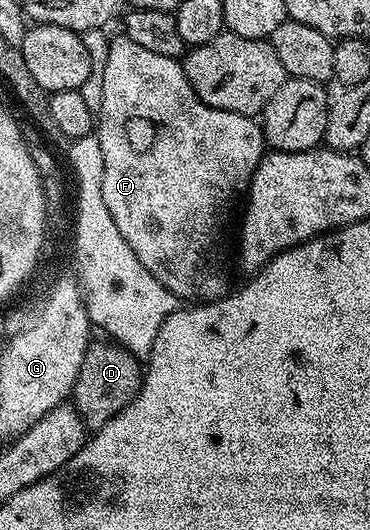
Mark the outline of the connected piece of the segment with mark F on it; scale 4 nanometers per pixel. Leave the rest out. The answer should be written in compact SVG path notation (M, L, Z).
M117 35L118 38L109 39L108 53L106 54L106 70L102 74L102 106L98 113L98 135L102 146L102 198L106 202L106 210L110 210L110 218L114 218L114 226L122 233L122 238L134 250L138 262L166 286L166 290L173 292L184 302L208 302L221 295L224 280L218 269L212 265L212 247L216 244L216 231L220 228L220 215L228 208L228 203L236 195L243 193L252 181L254 170L266 151L264 129L251 116L234 114L230 110L218 110L214 106L206 106L194 94L190 82L184 73L184 65L180 60L171 60L162 54L153 54L138 46L138 42L130 42L126 35Z

